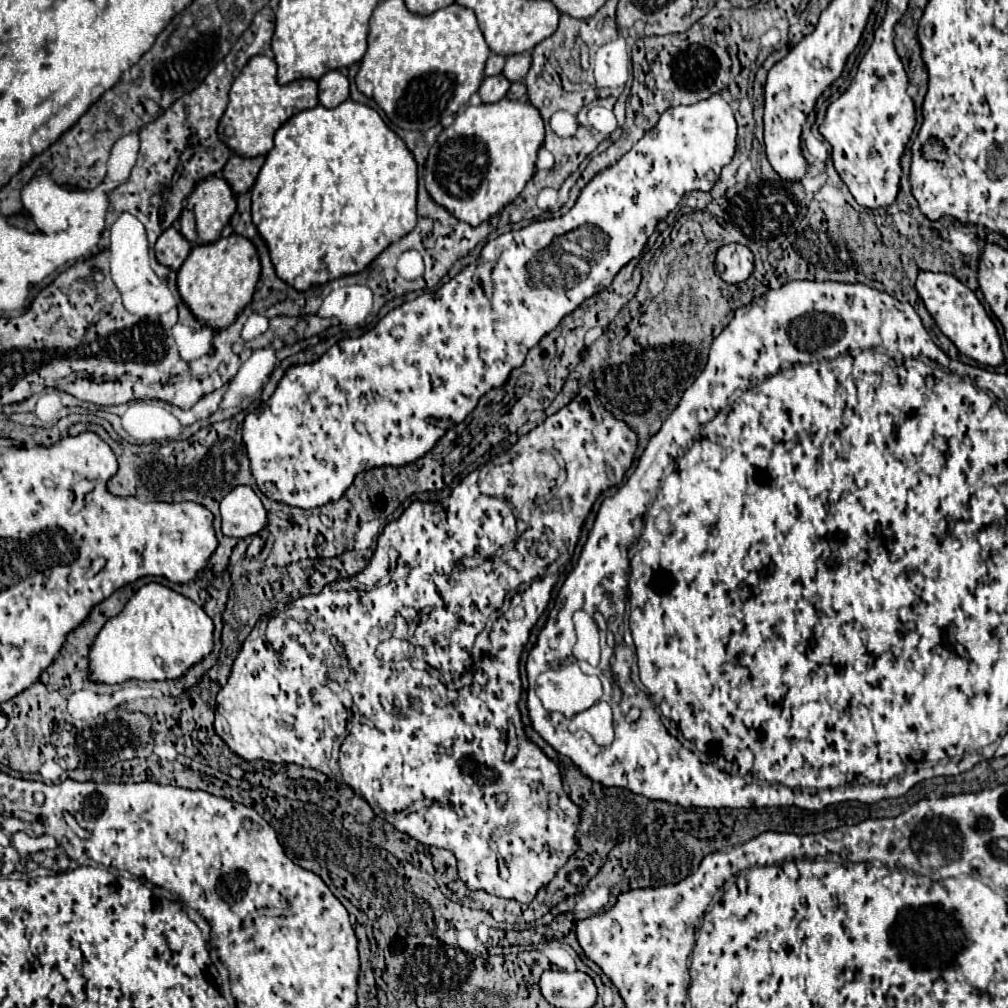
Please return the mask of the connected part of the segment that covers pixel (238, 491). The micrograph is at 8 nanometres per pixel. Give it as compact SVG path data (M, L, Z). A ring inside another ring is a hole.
M234 488L220 502L222 532L226 536L248 538L268 526L262 500L250 488Z

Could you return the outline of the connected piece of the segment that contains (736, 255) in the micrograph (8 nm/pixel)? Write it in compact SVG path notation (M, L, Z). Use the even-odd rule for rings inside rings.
M726 244L716 254L716 274L726 284L738 284L748 280L754 270L754 254L748 246L740 244Z

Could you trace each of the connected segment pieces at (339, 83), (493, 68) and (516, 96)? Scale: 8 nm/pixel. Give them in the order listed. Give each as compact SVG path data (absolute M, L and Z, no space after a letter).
M332 70L332 72L324 74L318 80L318 88L320 88L320 92L318 92L320 104L326 108L338 106L340 102L348 100L348 96L350 96L350 82L340 70Z
M492 54L490 58L488 58L488 62L486 62L486 76L496 76L496 74L500 74L502 70L504 70L504 62L506 62L506 58L502 56L502 54Z
M514 82L506 94L510 100L528 100L528 90L524 82Z

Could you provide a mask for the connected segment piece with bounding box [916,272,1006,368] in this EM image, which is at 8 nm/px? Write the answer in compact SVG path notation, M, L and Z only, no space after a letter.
M920 272L918 280L916 280L916 290L918 290L920 298L924 300L930 316L942 330L942 334L948 336L956 344L960 354L966 354L966 356L974 358L976 362L980 362L984 366L992 366L992 368L1006 364L998 328L992 322L992 318L986 314L984 306L976 298L976 294L968 286L964 286L960 280L956 280L950 274Z

